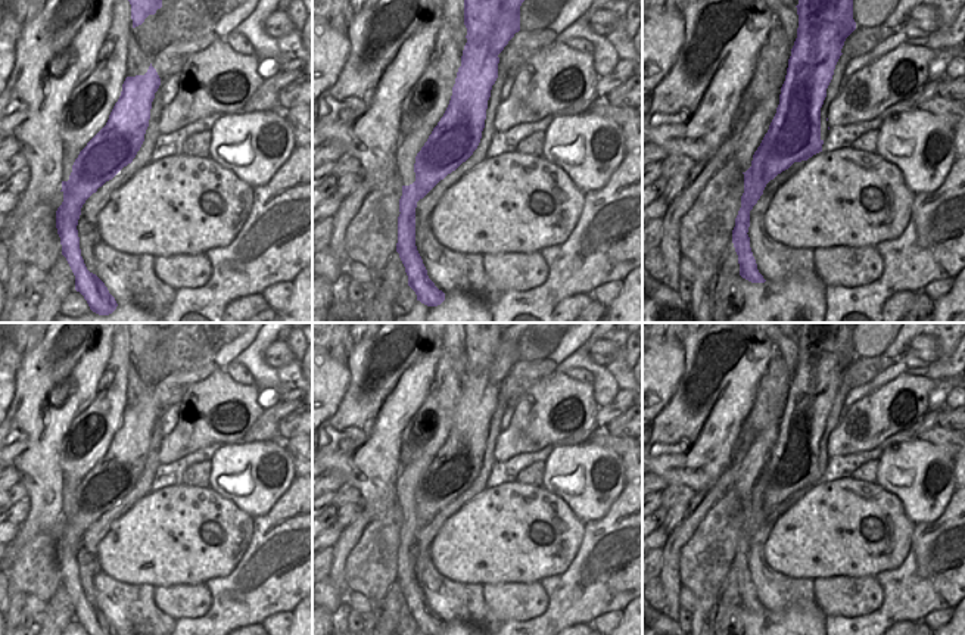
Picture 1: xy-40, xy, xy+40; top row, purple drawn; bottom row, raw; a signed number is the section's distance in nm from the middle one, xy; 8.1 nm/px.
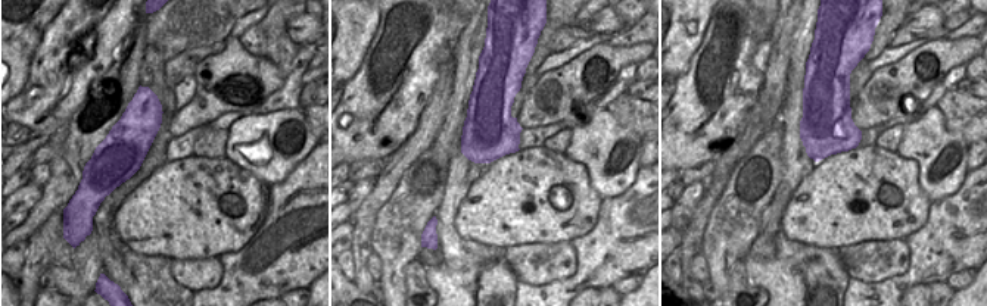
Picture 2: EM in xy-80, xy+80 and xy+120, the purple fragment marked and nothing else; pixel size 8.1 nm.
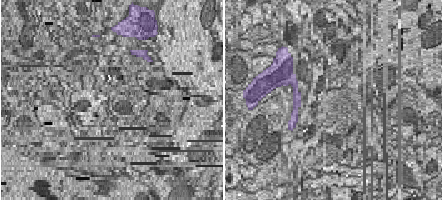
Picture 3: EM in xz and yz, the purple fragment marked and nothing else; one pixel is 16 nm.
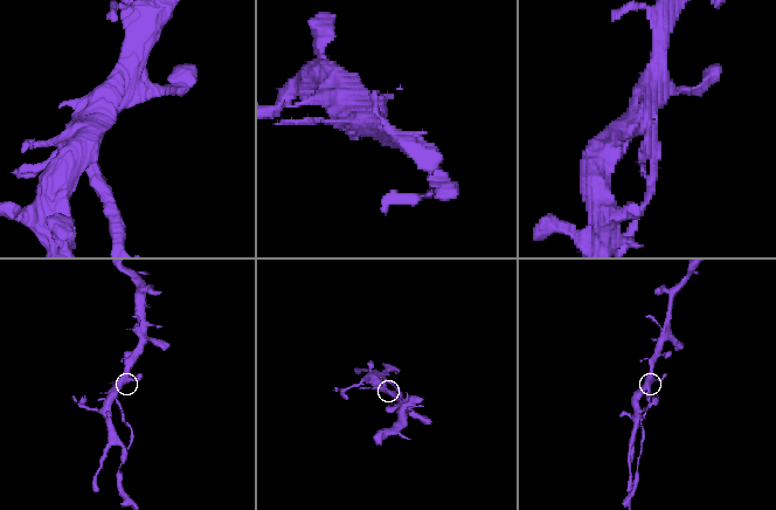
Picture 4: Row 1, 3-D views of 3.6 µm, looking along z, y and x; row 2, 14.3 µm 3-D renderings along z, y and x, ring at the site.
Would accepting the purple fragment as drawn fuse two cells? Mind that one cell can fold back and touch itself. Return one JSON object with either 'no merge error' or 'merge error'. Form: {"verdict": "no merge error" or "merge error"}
{"verdict": "merge error"}

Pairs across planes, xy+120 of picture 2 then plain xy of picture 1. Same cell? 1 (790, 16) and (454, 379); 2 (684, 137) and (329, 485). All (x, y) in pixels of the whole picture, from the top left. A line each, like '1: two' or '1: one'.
1: one
2: two

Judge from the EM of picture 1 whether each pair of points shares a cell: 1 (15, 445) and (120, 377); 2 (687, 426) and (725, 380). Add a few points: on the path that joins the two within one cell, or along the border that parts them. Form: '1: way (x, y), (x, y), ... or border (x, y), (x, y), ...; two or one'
1: border (114, 339), (109, 363), (103, 373); two
2: way (699, 414), (716, 392); one

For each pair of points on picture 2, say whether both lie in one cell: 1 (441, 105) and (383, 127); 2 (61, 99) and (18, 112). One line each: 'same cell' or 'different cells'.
1: different cells
2: same cell

